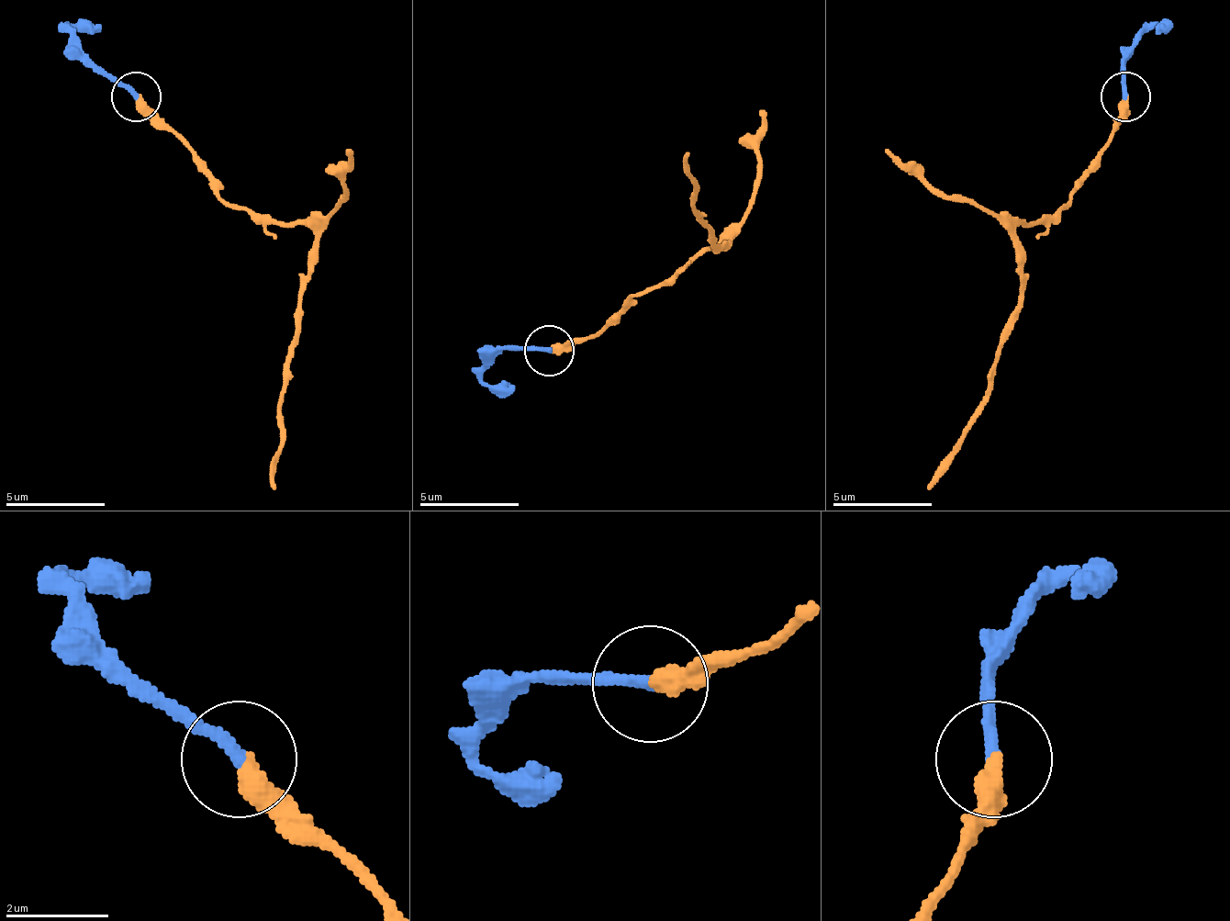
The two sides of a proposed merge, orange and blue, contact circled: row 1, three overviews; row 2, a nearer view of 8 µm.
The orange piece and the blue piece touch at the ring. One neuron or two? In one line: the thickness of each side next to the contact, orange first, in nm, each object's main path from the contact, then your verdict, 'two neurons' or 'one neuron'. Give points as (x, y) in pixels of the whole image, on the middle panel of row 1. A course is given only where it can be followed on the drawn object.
440/240 nm | orange via (553, 352), (593, 336), (638, 291), (728, 241), (718, 246), (713, 236), (698, 221), (687, 151) | blue via (548, 352), (508, 346), (483, 372), (513, 391) | one neuron

